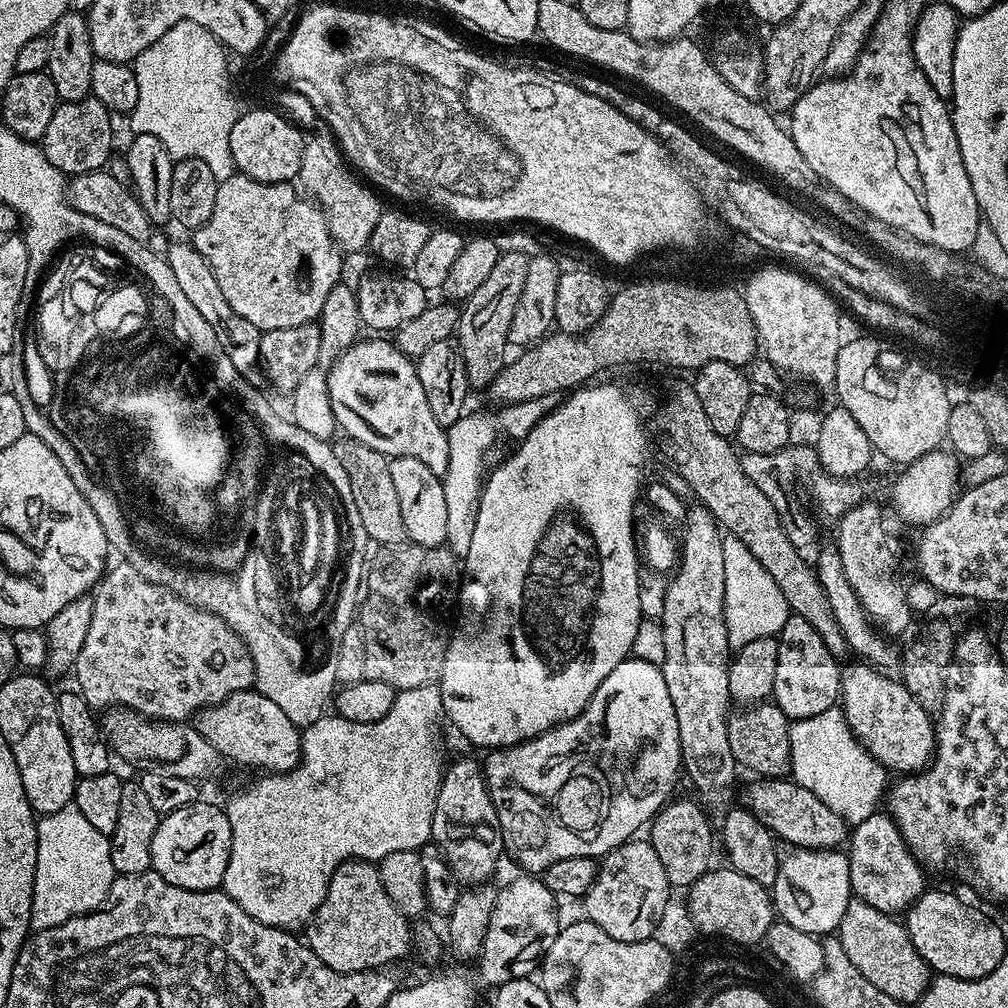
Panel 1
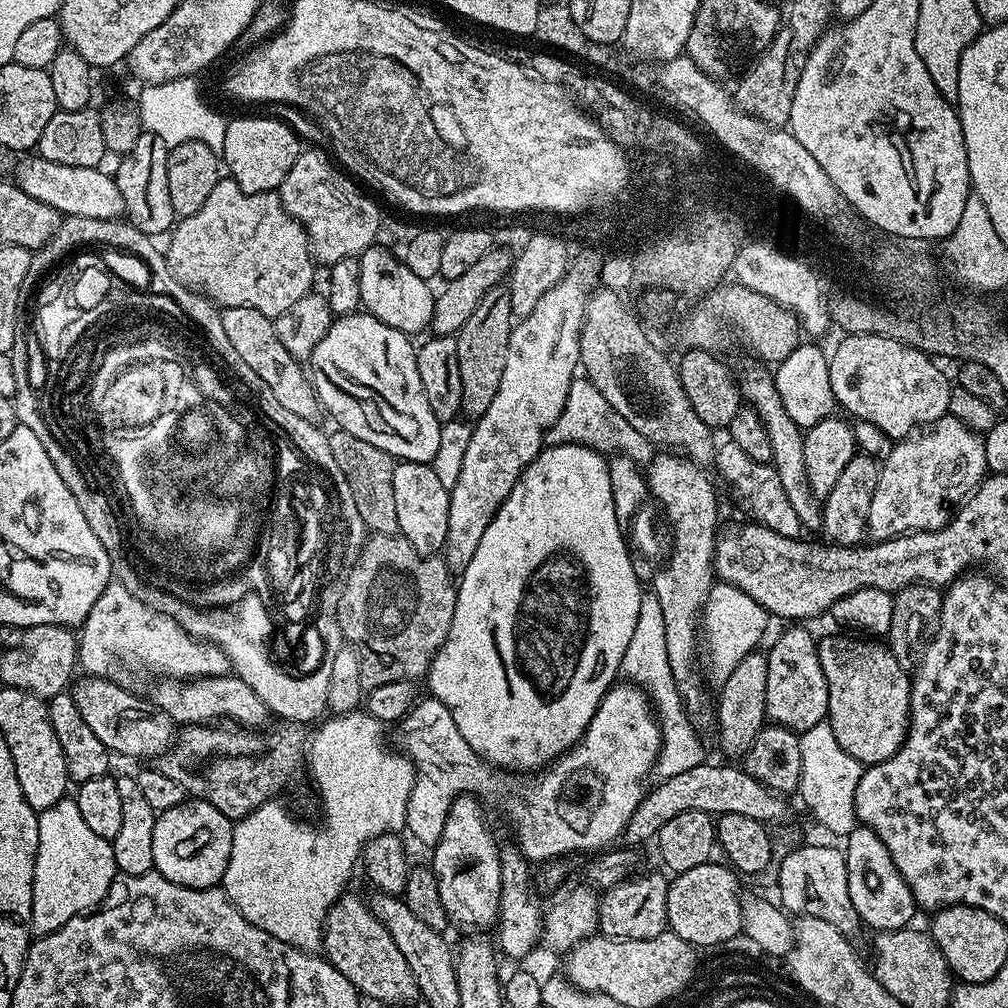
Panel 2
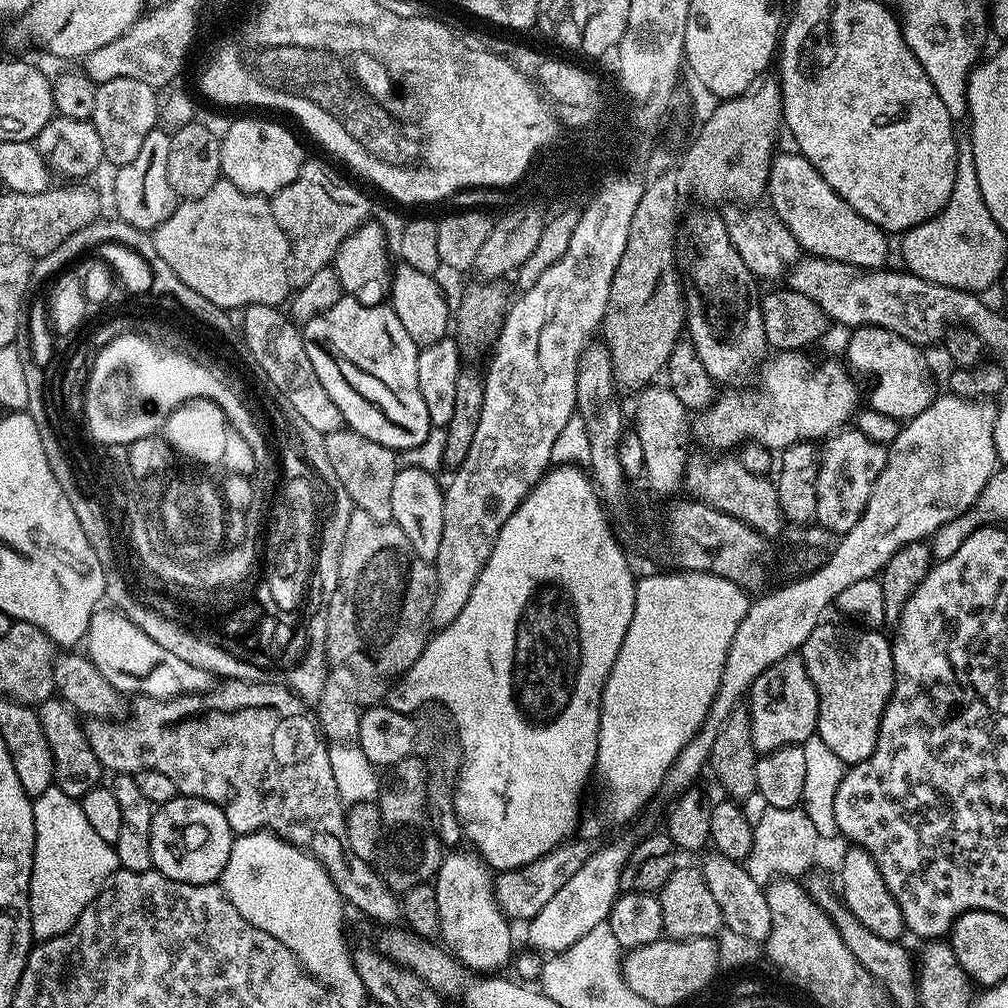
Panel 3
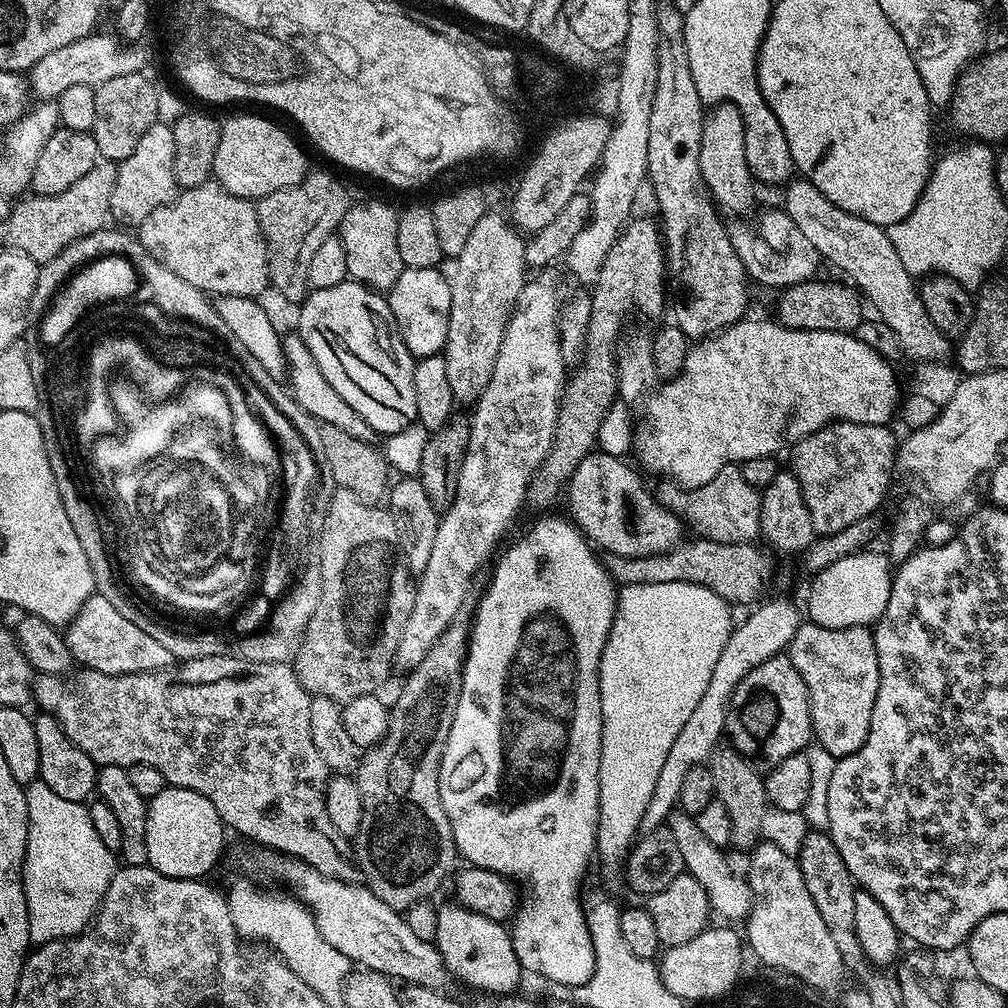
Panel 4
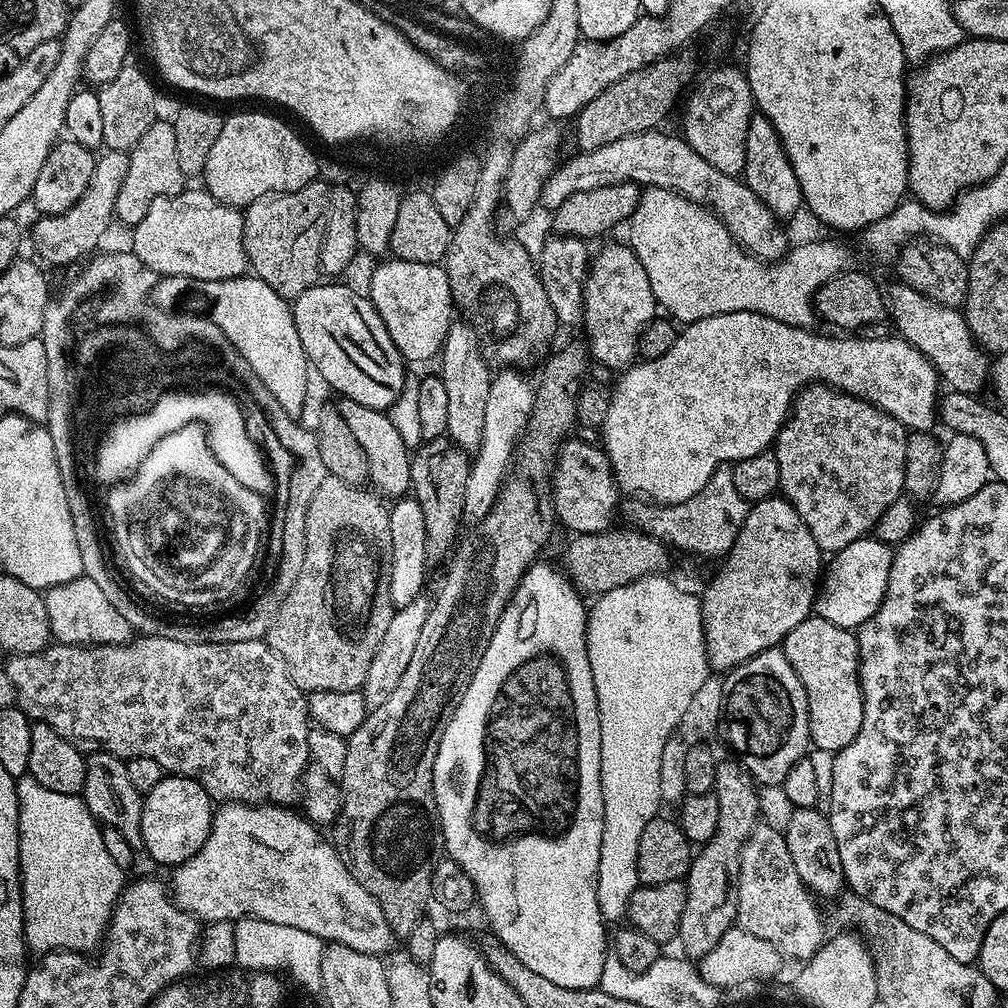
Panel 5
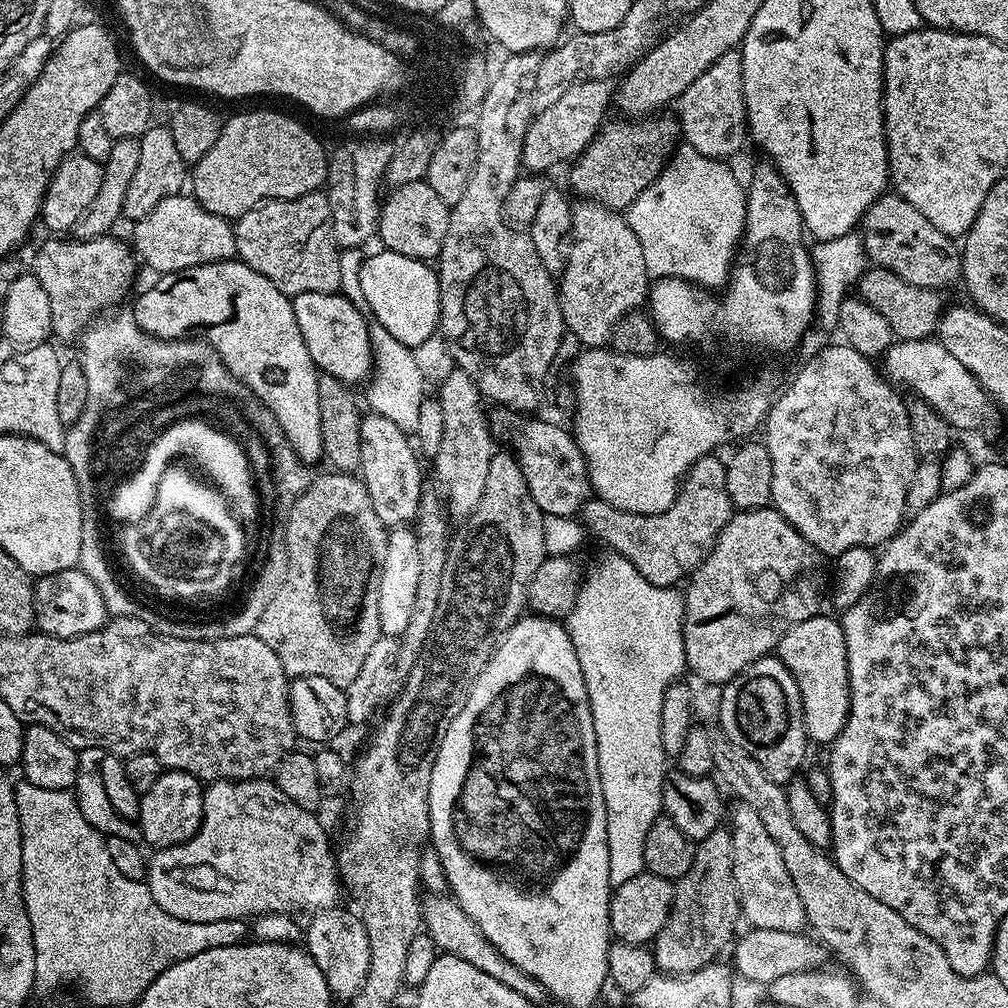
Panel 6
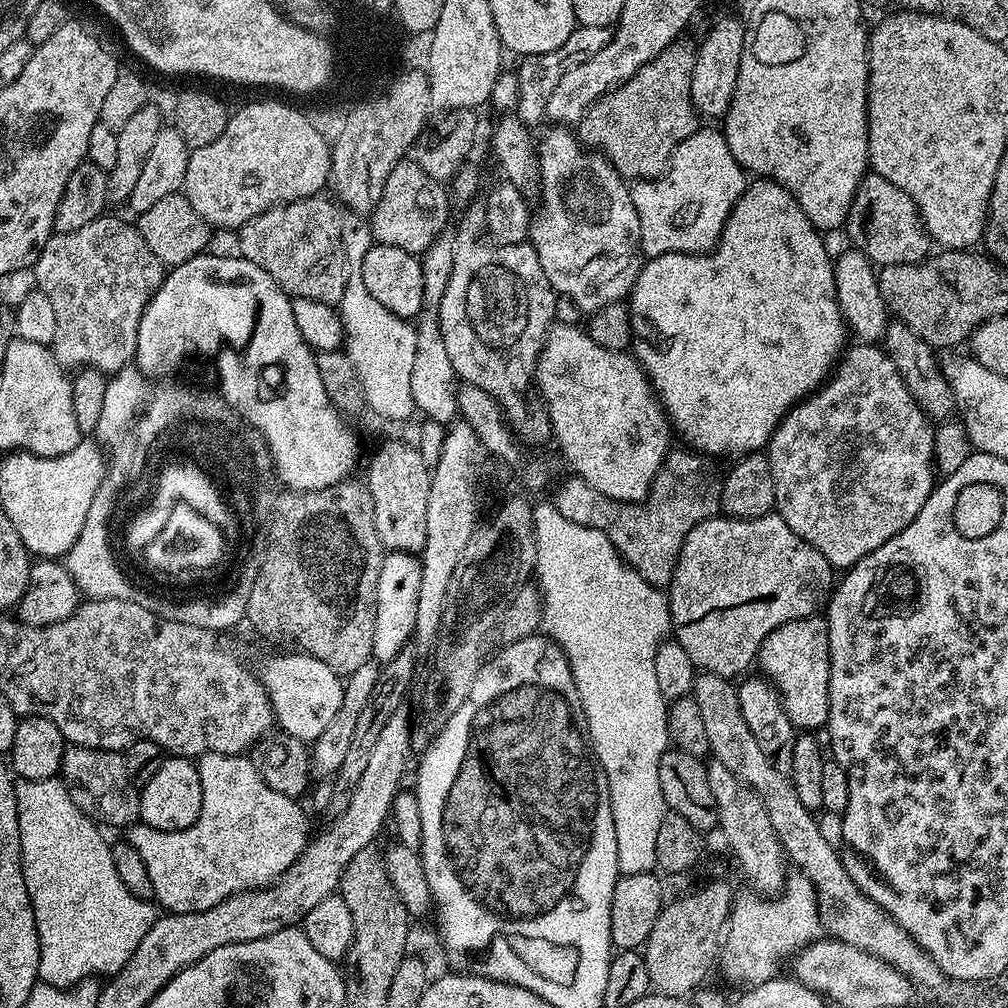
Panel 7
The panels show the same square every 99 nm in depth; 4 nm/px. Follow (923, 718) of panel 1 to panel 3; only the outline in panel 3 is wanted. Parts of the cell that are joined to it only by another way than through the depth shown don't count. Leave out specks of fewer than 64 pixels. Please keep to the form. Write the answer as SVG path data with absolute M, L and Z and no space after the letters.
M822 622L814 630L810 630L810 638L806 638L806 642L801 646L799 655L802 662L806 666L806 674L810 674L810 682L814 682L814 690L818 694L818 722L816 723L815 735L822 738L822 742L826 742L826 746L830 746L830 750L834 750L834 754L838 754L838 758L846 766L851 766L868 760L870 754L874 754L874 746L878 742L878 726L882 722L882 714L888 705L890 694L894 690L894 658L892 657L892 642L886 635L883 636L880 630L869 630L864 626L856 626L858 628L843 628L840 624L828 624Z

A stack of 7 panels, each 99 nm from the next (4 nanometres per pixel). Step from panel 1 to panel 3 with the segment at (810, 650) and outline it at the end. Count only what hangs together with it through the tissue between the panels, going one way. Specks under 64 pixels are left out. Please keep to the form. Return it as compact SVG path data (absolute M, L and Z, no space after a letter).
M799 654L774 662L748 689L746 707L750 734L757 753L773 752L782 746L803 745L814 735L818 722L818 694Z

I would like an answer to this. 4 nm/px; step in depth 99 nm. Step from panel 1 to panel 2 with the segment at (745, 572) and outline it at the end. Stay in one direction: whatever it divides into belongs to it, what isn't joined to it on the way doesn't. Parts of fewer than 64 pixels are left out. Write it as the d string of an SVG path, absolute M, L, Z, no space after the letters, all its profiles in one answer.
M723 582L713 583L708 601L702 613L702 640L708 643L708 672L712 675L713 685L719 686L730 678L730 670L746 658L759 644L768 628L770 614L742 590Z

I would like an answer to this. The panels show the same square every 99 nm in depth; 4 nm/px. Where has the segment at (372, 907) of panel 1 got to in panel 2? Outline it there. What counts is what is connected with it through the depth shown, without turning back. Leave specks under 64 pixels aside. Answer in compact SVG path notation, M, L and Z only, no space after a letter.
M352 890L338 897L336 904L326 914L322 952L339 972L350 978L361 997L368 999L369 996L380 1004L408 1004L420 996L414 974L406 958L402 958L390 930L382 926L366 900L355 896Z

